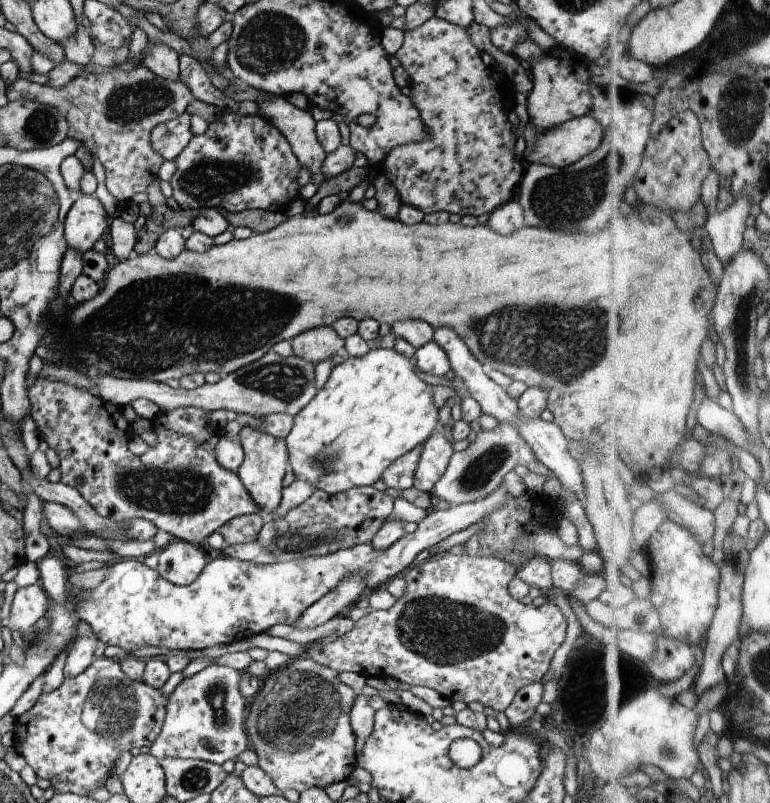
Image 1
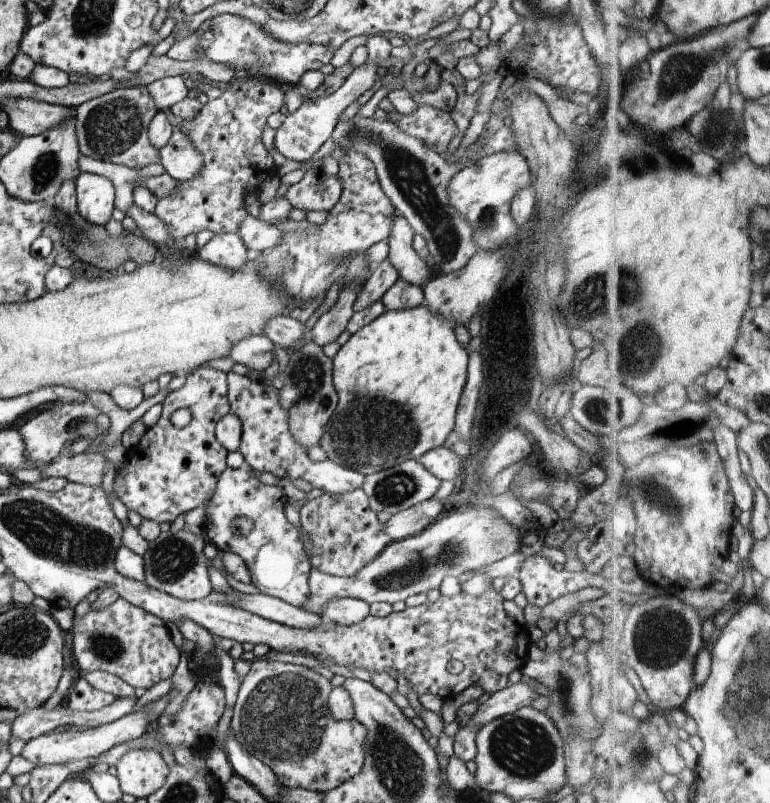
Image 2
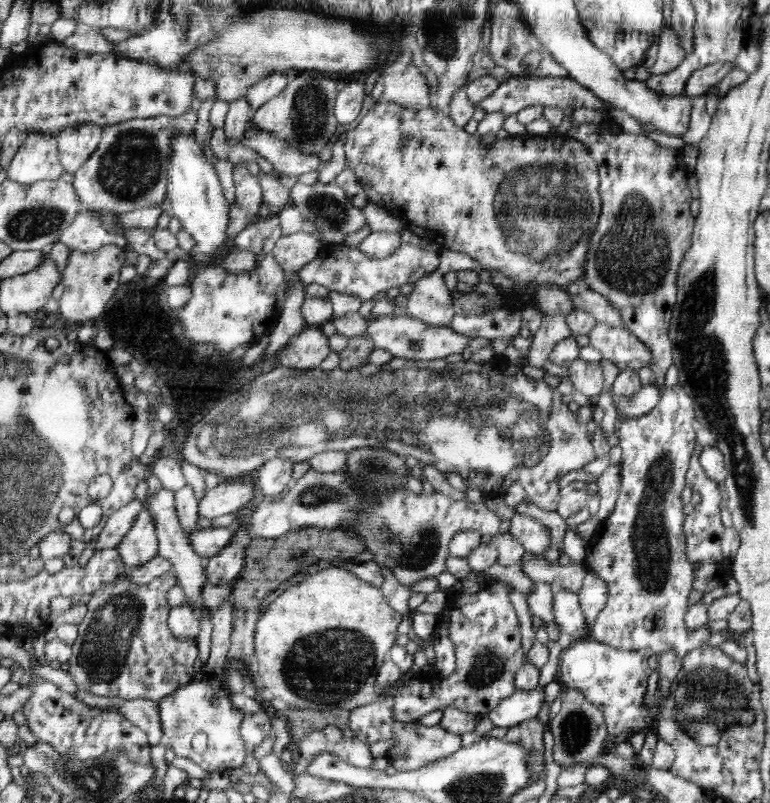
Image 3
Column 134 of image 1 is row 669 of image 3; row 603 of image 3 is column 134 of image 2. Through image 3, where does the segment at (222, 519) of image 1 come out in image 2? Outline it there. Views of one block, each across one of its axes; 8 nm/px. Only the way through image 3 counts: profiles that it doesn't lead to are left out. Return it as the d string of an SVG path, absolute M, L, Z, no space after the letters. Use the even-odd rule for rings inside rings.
M202 365L188 374L182 388L172 391L166 396L158 422L145 430L129 458L116 469L113 484L114 496L126 506L128 512L134 511L142 518L154 520L158 524L164 524L164 522L171 524L180 514L190 512L200 505L206 506L211 501L218 478L227 467L228 451L218 444L215 428L218 422L230 413L228 391L227 373L208 365ZM178 408L190 408L190 412L192 412L192 422L186 428L176 428L170 422L170 414Z

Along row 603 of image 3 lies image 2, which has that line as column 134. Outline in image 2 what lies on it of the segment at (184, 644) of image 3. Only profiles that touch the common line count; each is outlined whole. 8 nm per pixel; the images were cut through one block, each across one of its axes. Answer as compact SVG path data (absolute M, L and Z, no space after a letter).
M146 85L110 91L86 101L75 110L76 140L86 158L124 165L134 170L160 163L159 150L150 144L147 128L158 112Z

